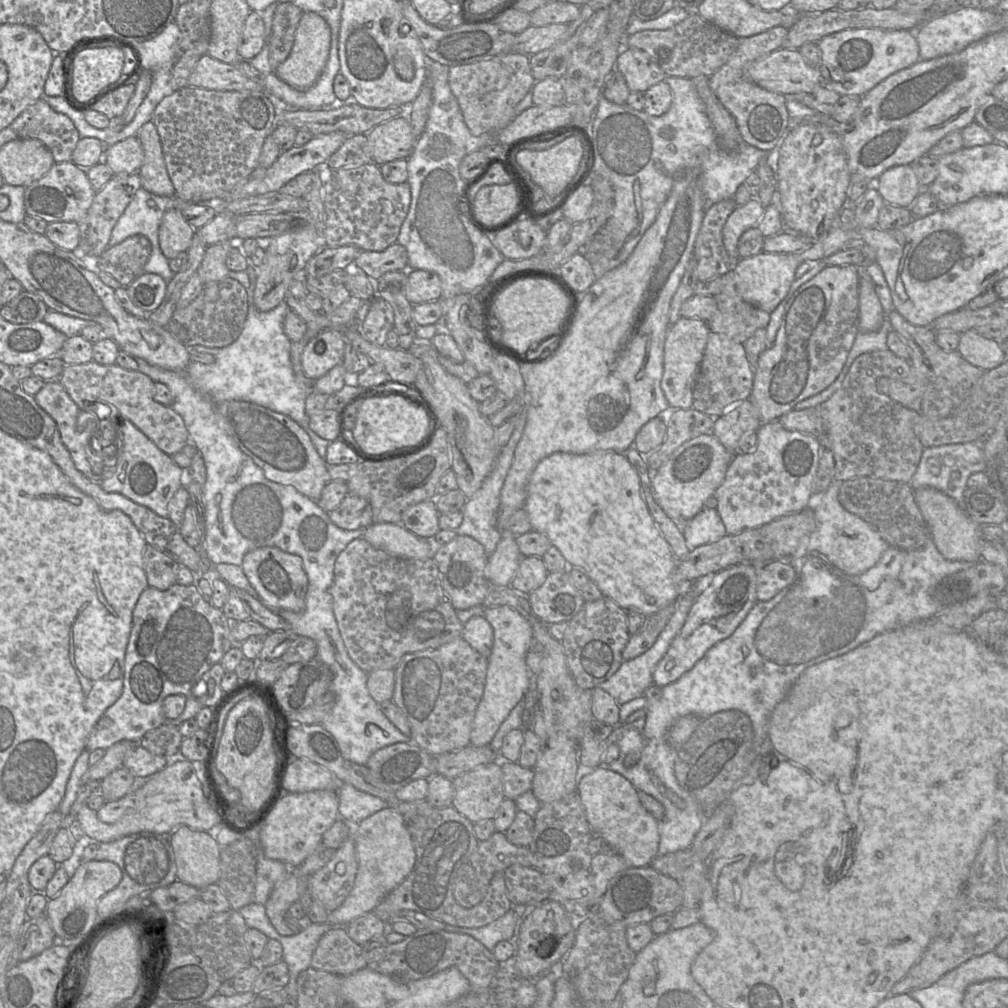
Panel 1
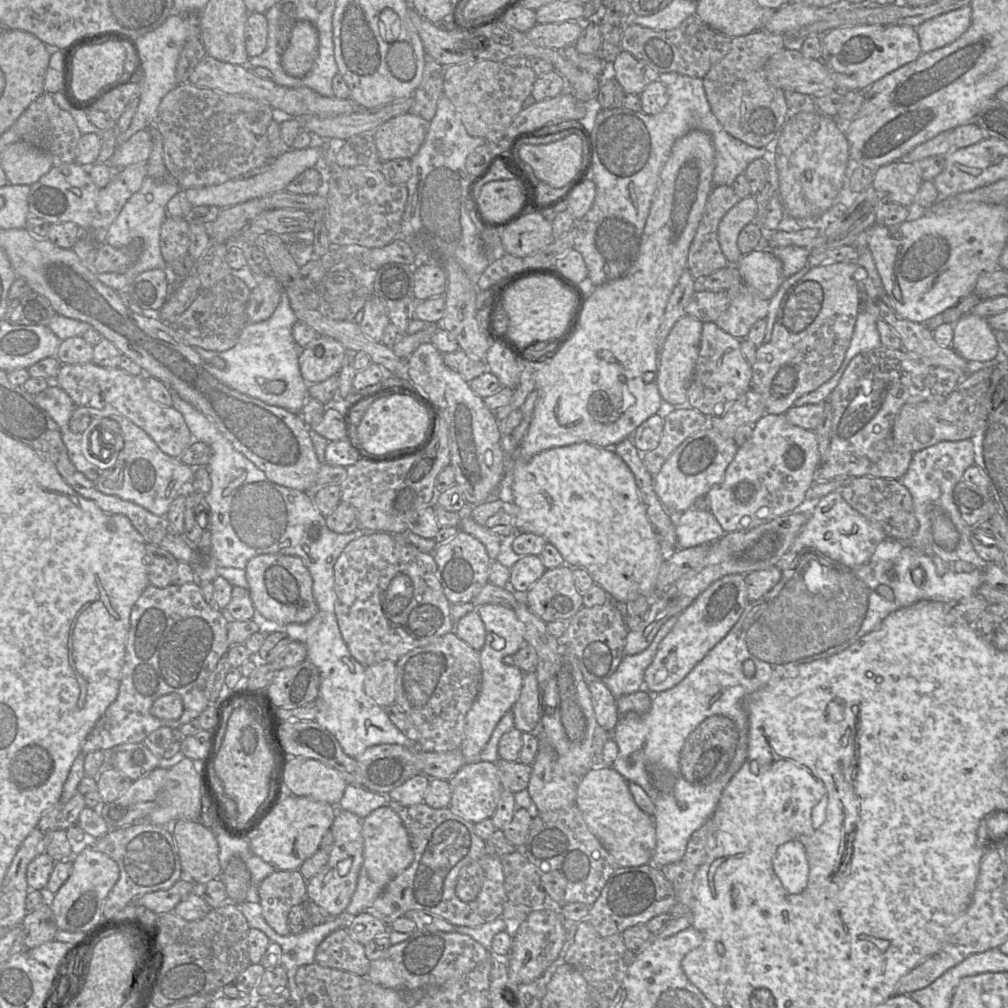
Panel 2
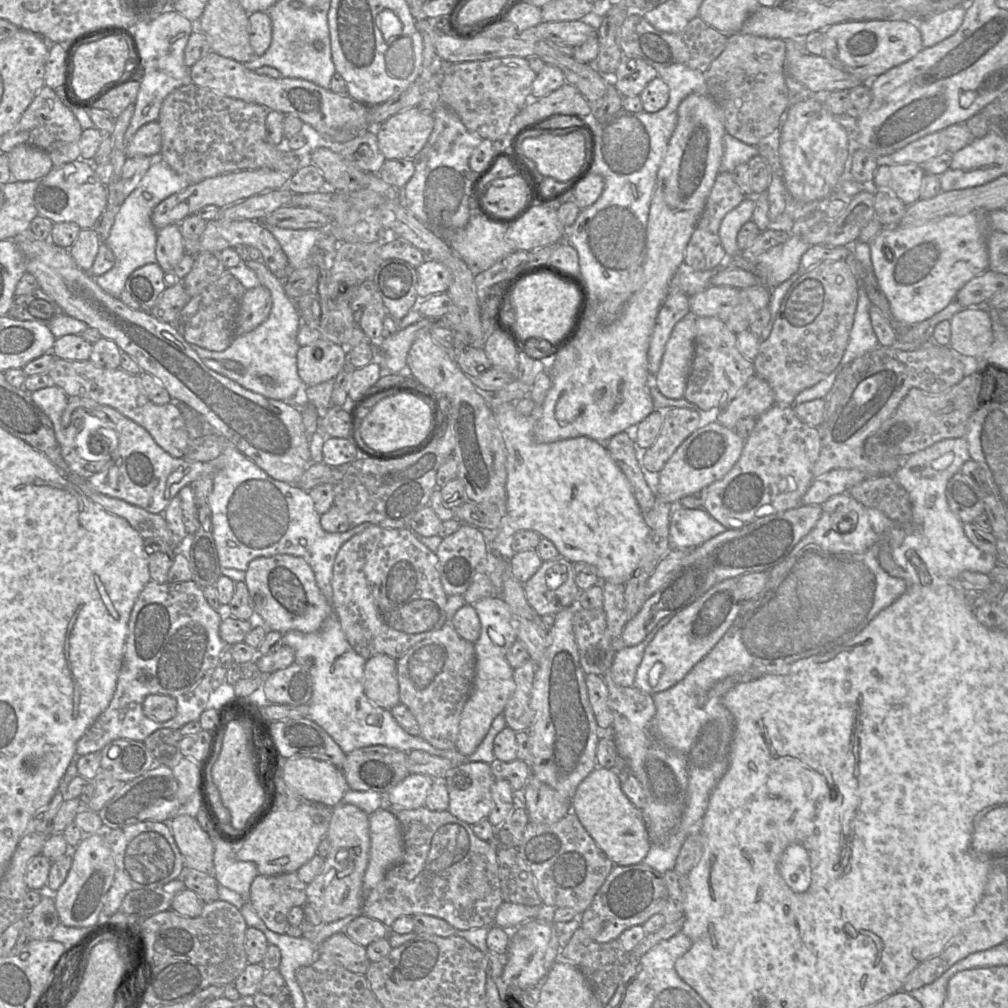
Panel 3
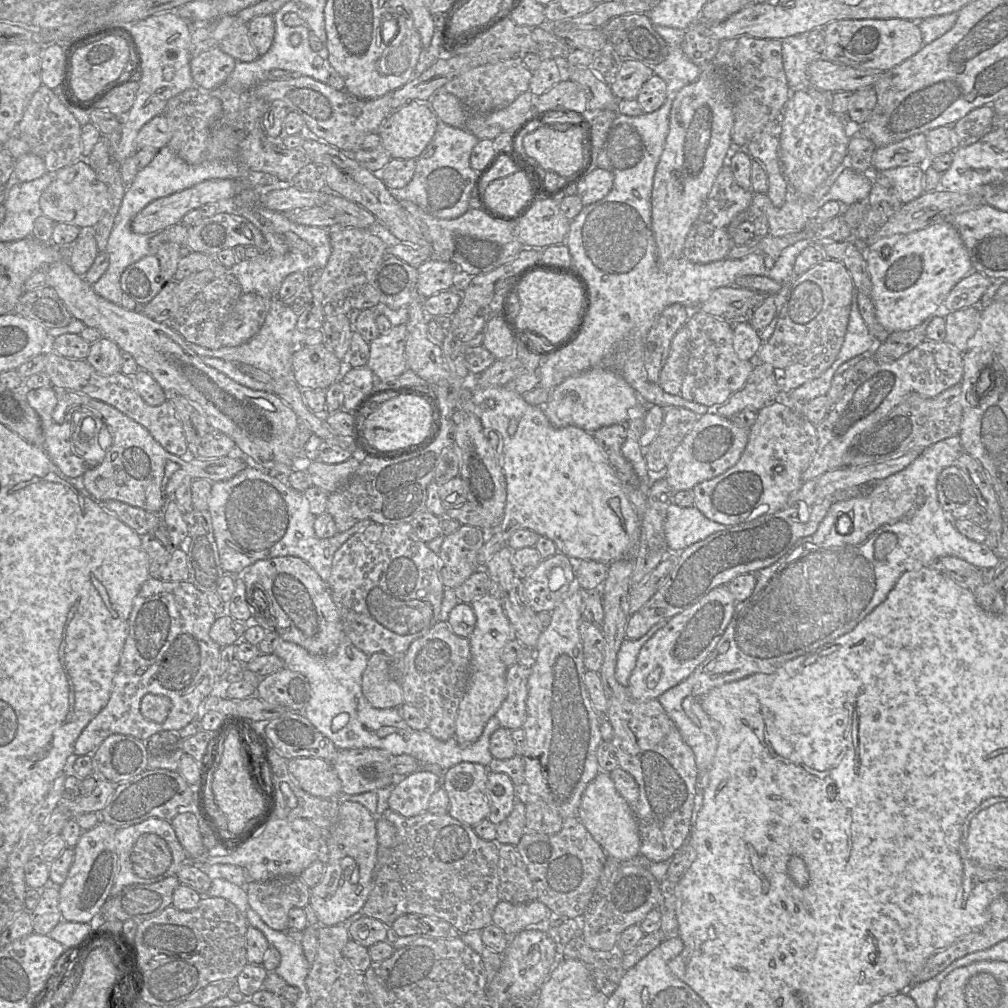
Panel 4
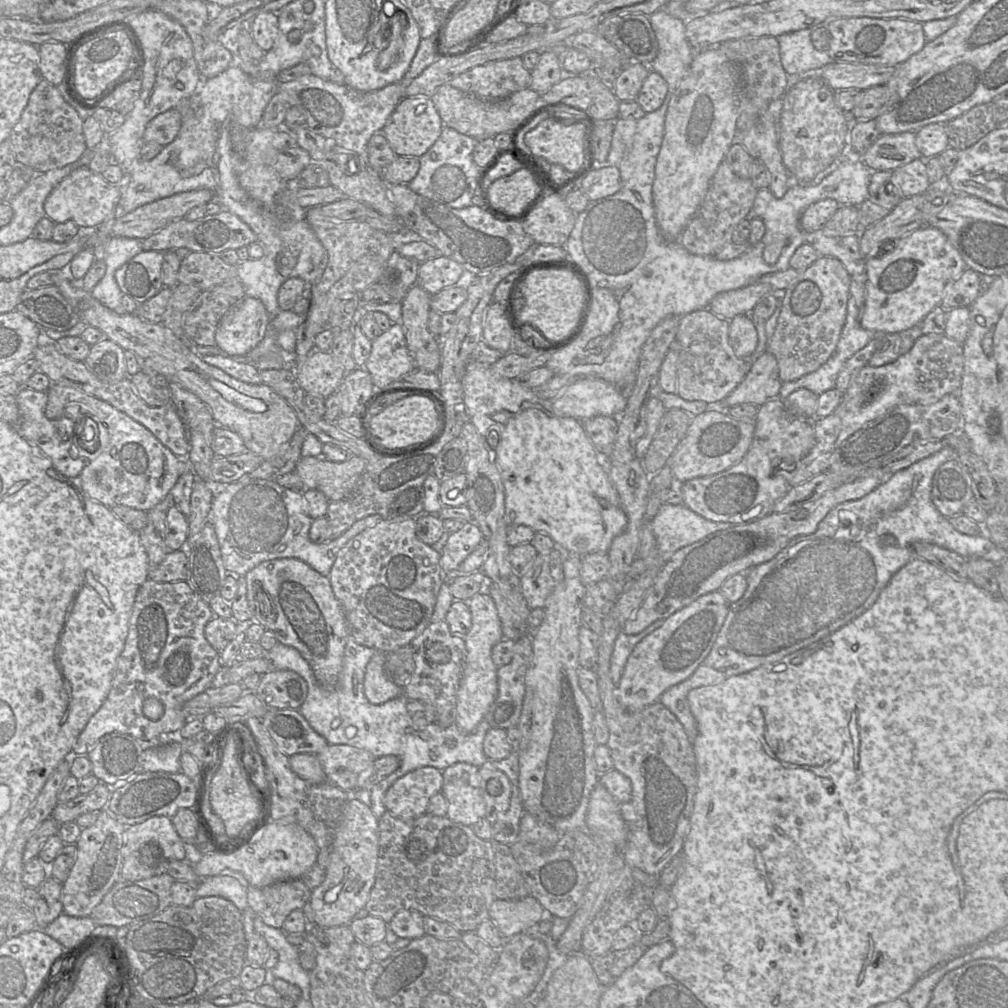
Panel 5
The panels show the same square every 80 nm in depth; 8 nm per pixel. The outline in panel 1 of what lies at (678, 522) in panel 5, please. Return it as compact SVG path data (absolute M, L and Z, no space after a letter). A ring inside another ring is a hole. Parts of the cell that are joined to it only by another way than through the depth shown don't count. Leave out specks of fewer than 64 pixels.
M702 509L682 527L687 548L719 541L727 535L724 523L716 509Z

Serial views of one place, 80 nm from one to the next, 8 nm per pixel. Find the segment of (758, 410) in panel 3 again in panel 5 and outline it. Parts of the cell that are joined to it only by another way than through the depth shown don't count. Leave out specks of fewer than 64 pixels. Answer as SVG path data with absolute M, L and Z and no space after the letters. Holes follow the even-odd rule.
M764 351L719 408L726 410L740 404L761 407L767 401L778 398L781 386L777 360L771 353Z

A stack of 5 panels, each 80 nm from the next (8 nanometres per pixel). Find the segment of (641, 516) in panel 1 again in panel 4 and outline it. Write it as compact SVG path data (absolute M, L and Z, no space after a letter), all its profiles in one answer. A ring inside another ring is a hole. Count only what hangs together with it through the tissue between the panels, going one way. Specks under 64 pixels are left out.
M473 385L472 401L480 409L480 420L485 430L495 430L503 438L502 468L506 478L506 504L499 526L486 532L486 542L478 553L479 567L508 545L511 535L518 529L530 529L552 540L558 552L572 560L593 560L606 565L621 560L637 549L641 516L635 512L624 484L611 466L592 433L576 426L555 428L544 411L546 403L532 406L522 395L507 387L481 387Z

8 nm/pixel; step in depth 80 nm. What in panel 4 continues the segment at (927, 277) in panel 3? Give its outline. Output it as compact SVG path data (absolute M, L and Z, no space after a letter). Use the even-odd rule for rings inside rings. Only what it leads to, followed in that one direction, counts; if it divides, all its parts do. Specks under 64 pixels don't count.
M949 220L877 240L867 247L866 262L876 319L890 333L910 330L932 317L952 288L973 271L961 236Z

